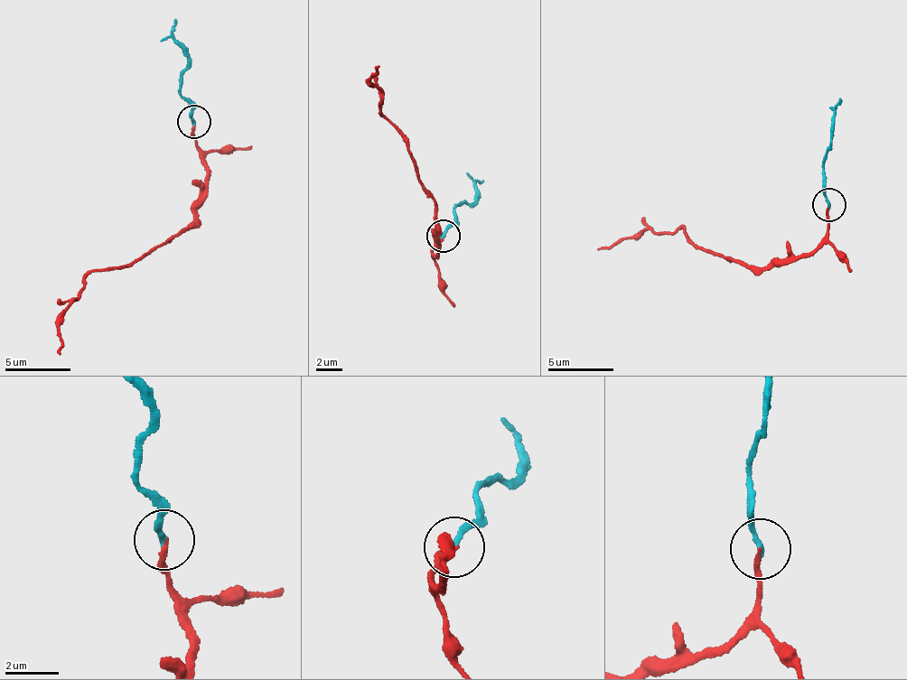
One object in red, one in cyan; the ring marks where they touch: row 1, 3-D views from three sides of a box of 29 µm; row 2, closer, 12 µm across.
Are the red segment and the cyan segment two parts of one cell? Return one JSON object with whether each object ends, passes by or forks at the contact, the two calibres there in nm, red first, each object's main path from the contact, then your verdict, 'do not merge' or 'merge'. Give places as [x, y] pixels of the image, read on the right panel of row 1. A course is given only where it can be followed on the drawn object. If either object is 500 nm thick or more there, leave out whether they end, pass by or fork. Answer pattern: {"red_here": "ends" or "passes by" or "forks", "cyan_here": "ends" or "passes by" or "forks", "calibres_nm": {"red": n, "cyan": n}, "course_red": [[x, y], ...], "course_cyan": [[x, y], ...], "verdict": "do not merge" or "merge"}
{"red_here": "ends", "cyan_here": "ends", "calibres_nm": {"red": 170, "cyan": 200}, "course_red": [[827, 204], [823, 242], [760, 268], [690, 241], [677, 227], [665, 234], [645, 228], [597, 251]], "course_cyan": [[827, 204], [824, 166], [837, 99]], "verdict": "do not merge"}

